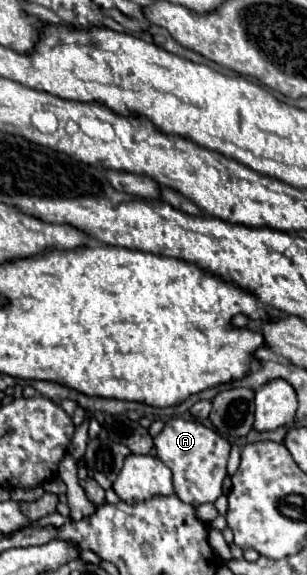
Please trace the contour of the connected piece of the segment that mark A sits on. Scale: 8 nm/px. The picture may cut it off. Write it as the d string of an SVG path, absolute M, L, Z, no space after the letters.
M170 418L164 424L164 430L154 438L154 446L158 458L172 470L174 494L182 502L194 508L206 502L216 502L216 498L222 494L222 480L226 476L226 462L230 454L230 442L226 438L198 420Z

